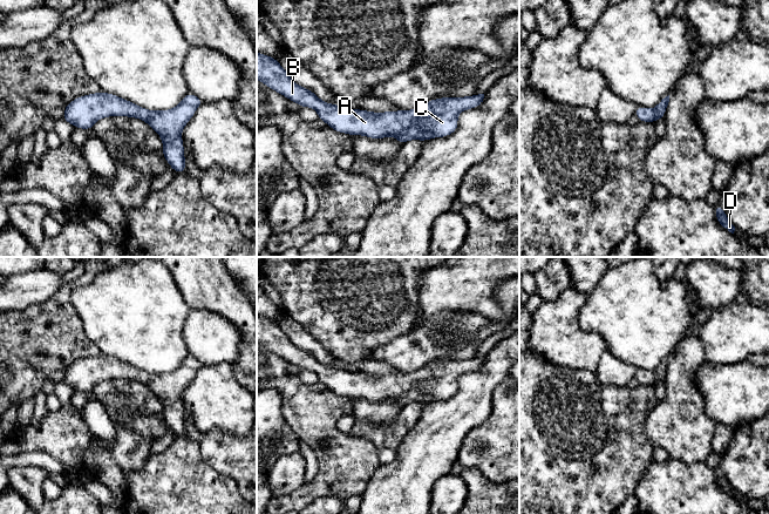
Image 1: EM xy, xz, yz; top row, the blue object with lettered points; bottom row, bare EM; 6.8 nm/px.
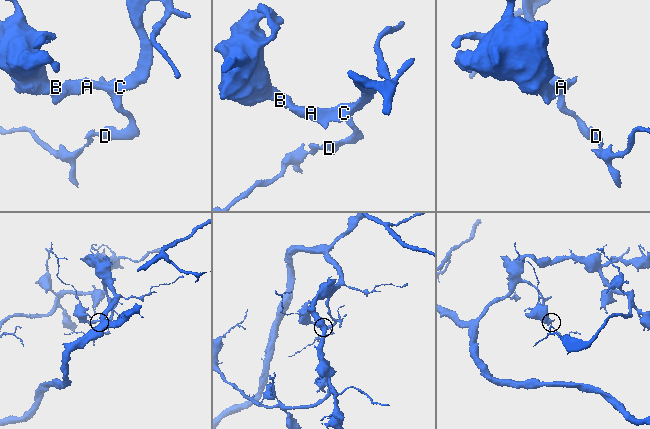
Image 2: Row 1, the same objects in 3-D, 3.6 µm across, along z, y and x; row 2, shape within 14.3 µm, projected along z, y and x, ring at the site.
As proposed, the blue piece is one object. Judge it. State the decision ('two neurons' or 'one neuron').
one neuron

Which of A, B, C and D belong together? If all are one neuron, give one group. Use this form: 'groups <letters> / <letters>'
groups A B C D

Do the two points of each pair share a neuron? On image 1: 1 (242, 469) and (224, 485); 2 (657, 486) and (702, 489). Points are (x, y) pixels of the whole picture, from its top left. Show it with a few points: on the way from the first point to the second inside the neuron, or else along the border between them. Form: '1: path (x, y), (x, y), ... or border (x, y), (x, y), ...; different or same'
1: border (208, 462), (228, 474), (244, 499); different
2: path (668, 489), (691, 489); same

